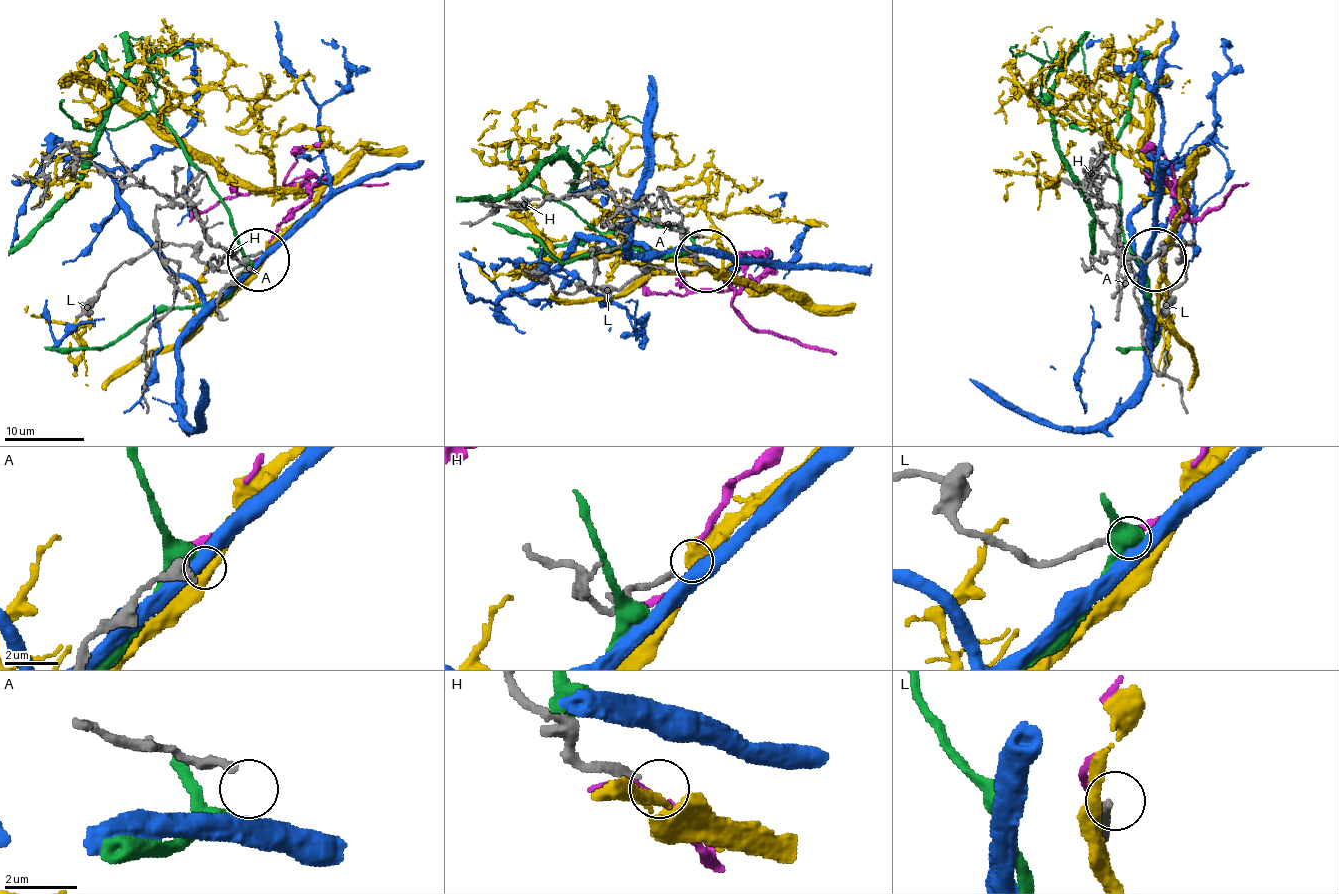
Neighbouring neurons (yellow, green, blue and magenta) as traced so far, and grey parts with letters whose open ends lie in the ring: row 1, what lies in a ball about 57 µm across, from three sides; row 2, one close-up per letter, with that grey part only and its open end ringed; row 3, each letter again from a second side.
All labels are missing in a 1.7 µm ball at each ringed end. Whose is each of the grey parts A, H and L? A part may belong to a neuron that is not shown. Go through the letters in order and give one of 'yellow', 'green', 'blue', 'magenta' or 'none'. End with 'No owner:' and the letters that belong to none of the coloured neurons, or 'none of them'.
A: none
H: yellow
L: magenta
No owner: A

